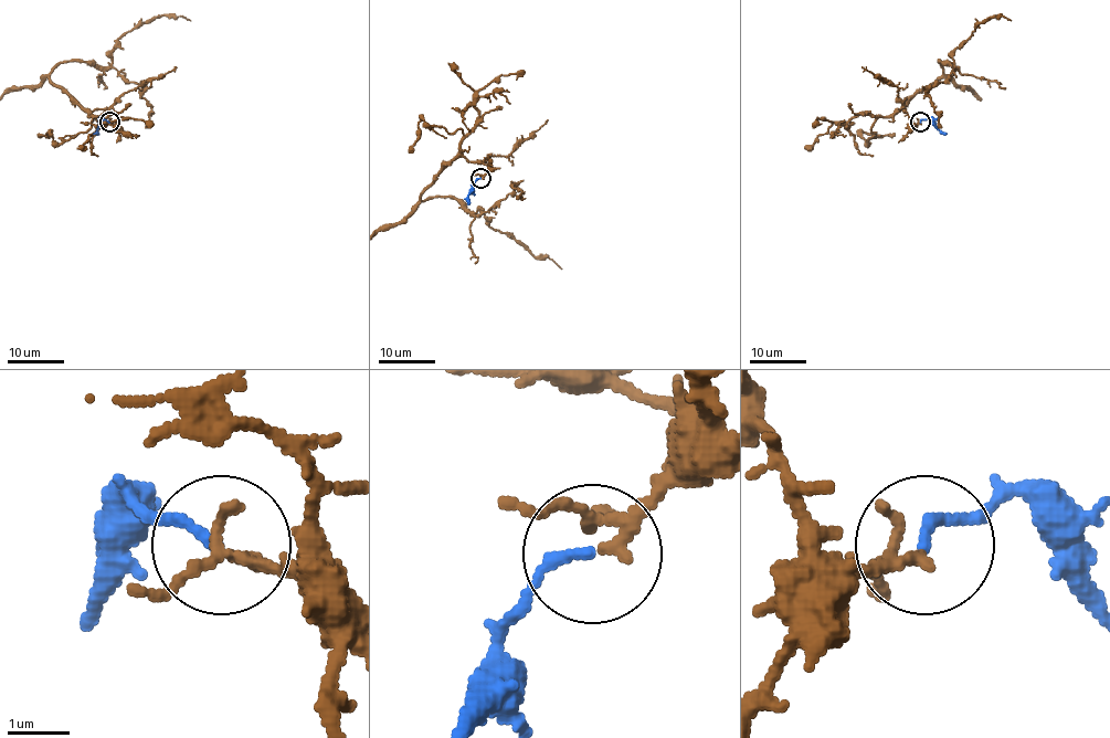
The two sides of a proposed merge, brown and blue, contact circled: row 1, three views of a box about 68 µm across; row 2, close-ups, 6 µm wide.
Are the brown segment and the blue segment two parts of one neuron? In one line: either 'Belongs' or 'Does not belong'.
Belongs

